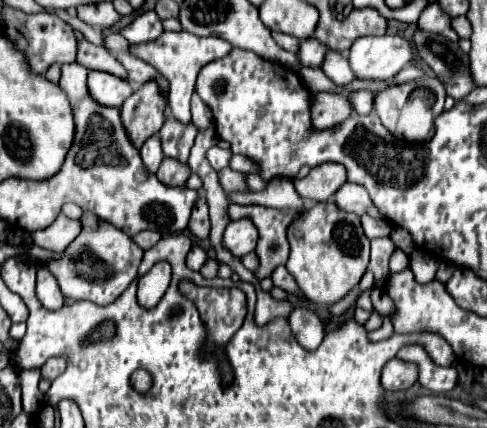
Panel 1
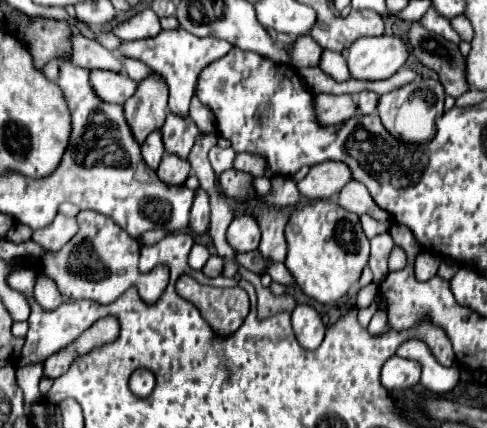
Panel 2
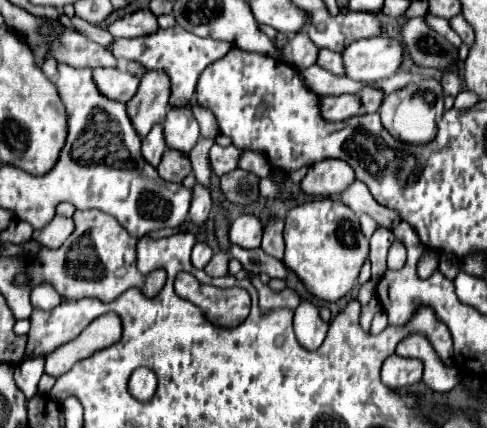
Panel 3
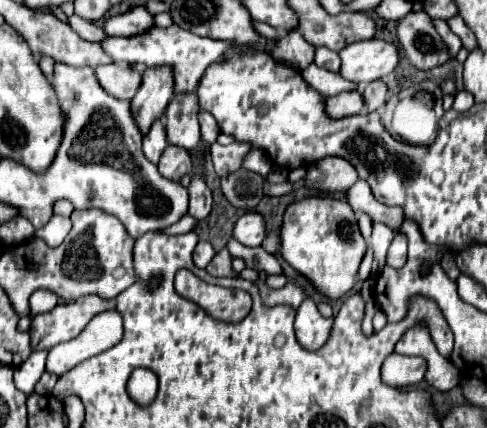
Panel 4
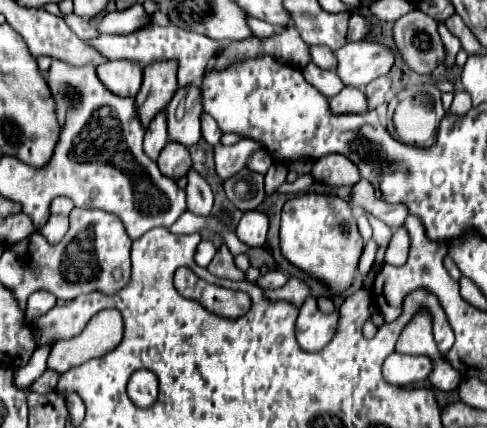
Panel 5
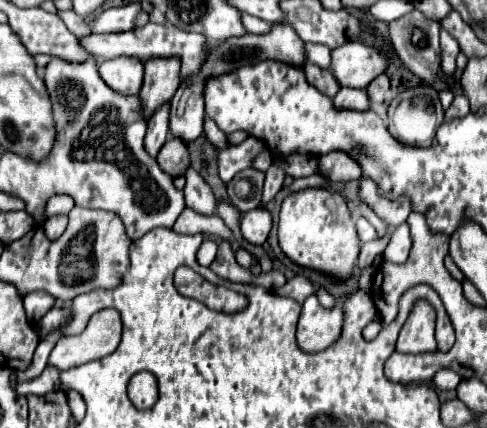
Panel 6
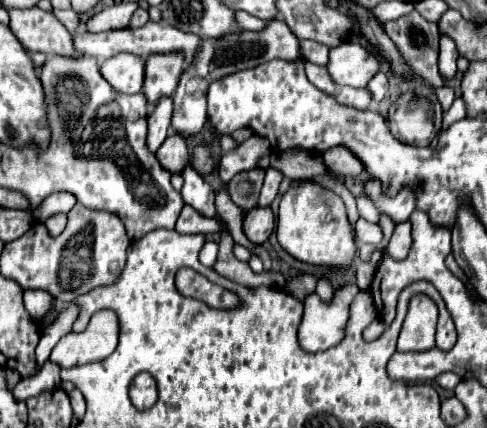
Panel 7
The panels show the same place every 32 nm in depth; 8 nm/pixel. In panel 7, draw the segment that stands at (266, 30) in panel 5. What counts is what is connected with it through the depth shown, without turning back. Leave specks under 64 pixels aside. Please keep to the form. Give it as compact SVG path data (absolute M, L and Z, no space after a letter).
M236 11L236 23L240 28L249 31L260 31L266 24L265 21L252 16L245 11Z

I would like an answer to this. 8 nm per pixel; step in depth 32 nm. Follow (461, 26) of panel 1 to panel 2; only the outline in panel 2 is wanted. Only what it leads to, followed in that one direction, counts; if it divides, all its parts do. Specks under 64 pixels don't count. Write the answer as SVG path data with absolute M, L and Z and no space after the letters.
M456 16L450 22L452 22L452 28L460 34L460 38L470 42L470 22L468 22L468 18L466 16Z

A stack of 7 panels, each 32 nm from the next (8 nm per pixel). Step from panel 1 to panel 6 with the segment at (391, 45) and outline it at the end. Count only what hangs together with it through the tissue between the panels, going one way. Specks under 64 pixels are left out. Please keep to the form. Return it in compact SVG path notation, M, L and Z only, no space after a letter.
M348 42L332 50L330 70L342 86L366 88L376 76L384 74L390 64L388 52L364 42Z

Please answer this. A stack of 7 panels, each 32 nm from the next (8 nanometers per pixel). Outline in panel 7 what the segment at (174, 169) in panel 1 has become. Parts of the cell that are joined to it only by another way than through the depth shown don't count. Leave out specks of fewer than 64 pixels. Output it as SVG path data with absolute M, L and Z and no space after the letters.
M172 134L170 138L164 140L164 144L160 146L160 152L156 152L156 158L164 170L168 170L170 174L180 174L182 168L190 164L186 140L180 138L178 134Z

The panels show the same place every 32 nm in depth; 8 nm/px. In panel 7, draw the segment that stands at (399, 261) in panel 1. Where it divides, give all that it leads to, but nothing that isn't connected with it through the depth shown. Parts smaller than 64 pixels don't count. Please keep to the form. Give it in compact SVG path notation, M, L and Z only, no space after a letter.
M402 222L394 228L394 234L390 238L390 244L386 246L388 256L392 256L394 260L404 260L408 256L410 244L412 244L412 236L410 236L410 222Z

